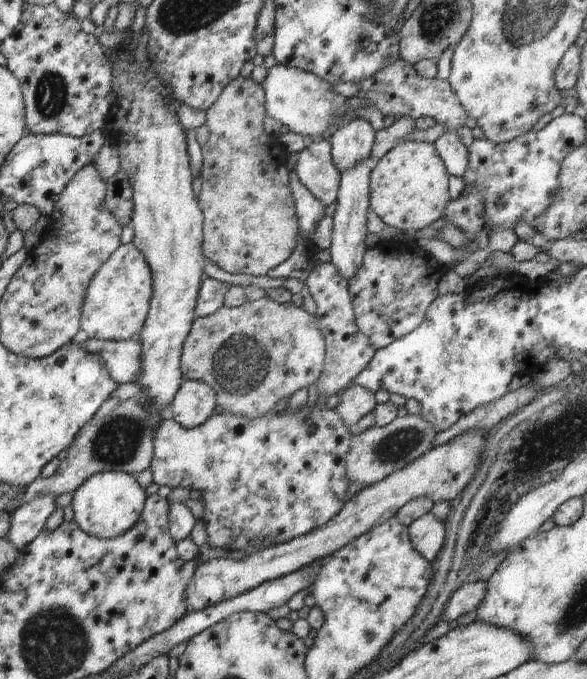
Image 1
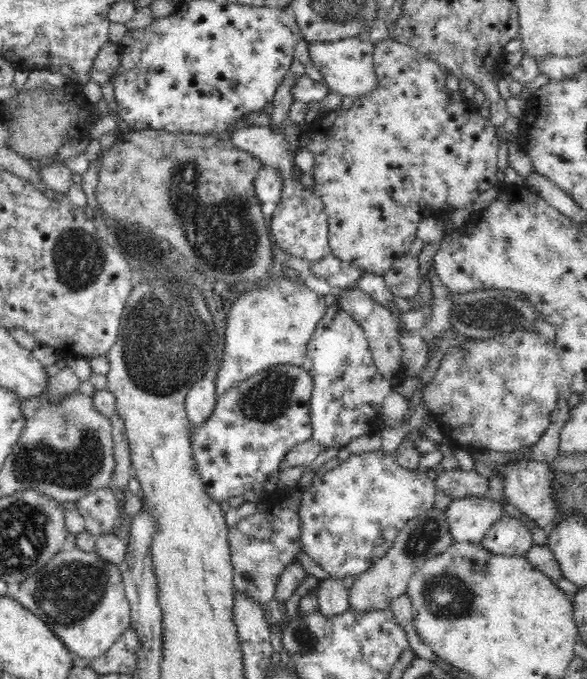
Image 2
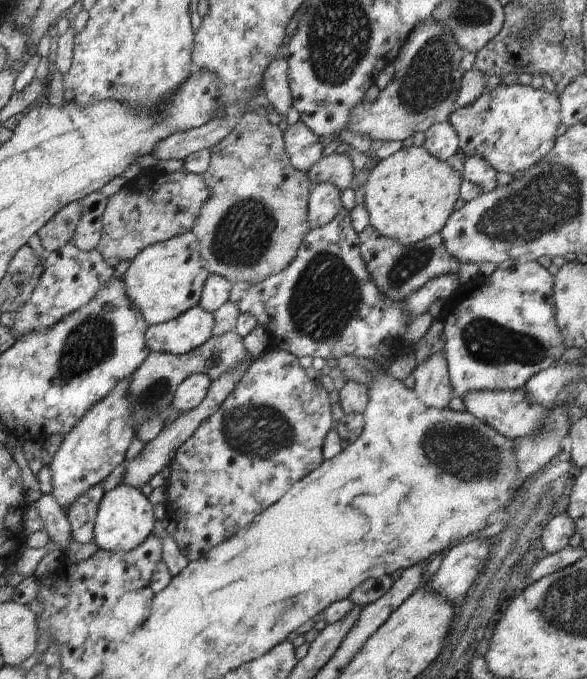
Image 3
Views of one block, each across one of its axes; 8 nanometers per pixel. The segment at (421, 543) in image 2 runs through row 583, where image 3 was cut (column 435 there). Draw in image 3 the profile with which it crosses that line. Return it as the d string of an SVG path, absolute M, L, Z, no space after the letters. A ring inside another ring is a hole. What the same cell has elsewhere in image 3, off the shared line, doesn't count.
M436 348L426 360L417 364L411 374L414 377L414 392L428 408L442 410L448 408L450 400L453 400L453 388L449 378L448 362L440 348Z

